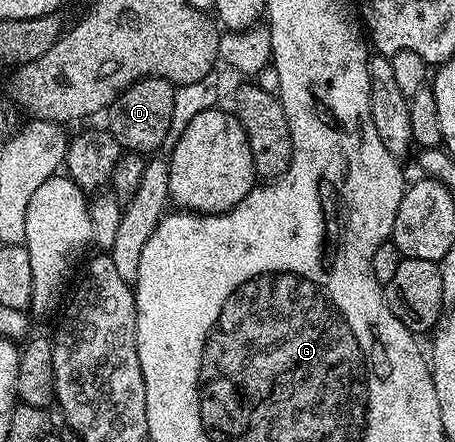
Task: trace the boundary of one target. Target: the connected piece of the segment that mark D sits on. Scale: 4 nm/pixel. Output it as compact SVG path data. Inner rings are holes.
M143 77L142 80L126 87L126 91L118 95L118 99L114 99L114 103L106 110L106 128L114 135L121 150L152 155L161 148L167 137L170 119L173 118L176 88L171 81L161 77Z

